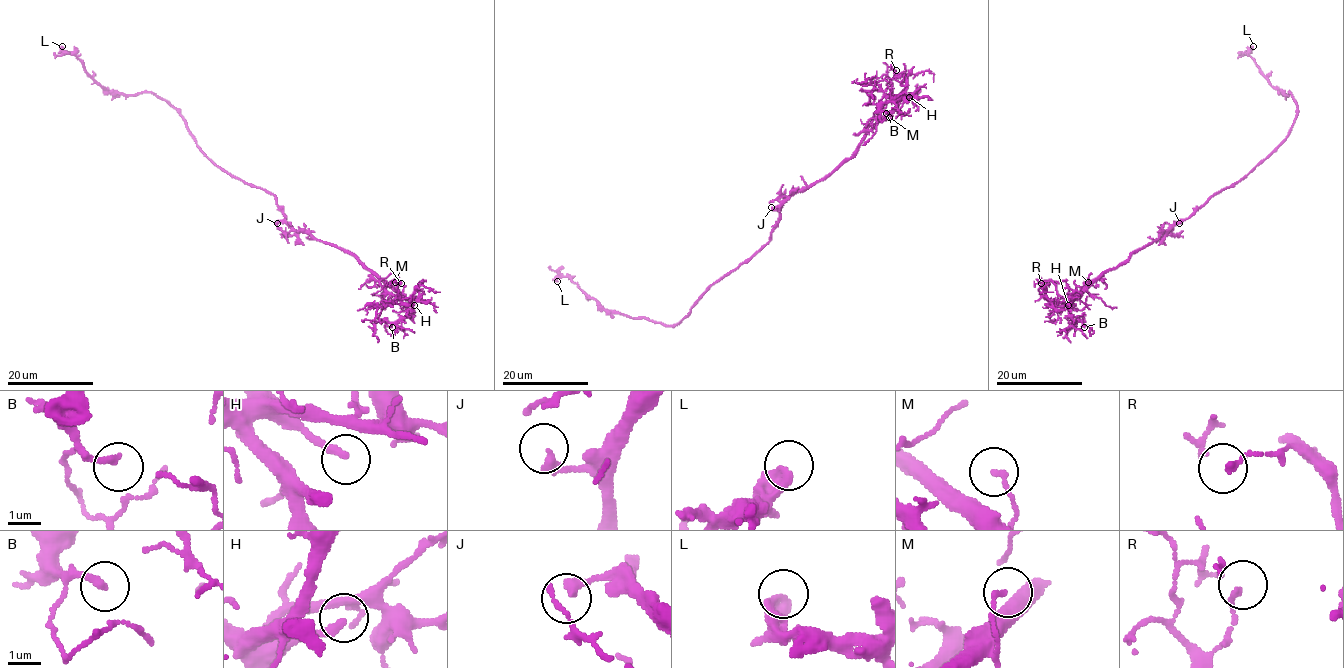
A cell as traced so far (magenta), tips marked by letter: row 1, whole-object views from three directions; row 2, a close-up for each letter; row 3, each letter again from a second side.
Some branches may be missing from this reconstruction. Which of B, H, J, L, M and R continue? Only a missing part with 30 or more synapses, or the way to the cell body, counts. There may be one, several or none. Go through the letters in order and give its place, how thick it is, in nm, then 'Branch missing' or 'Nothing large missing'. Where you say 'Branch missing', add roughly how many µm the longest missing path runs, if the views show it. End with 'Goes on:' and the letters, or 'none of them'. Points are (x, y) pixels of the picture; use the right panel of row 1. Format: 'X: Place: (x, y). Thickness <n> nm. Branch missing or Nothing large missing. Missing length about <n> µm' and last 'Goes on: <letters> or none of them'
B: Place: (1084, 327). Thickness 200 nm. Nothing large missing
H: Place: (1068, 305). Thickness 240 nm. Branch missing. Missing length about 60 µm
J: Place: (1179, 223). Thickness 220 nm. Nothing large missing
L: Place: (1253, 46). Thickness 380 nm. Nothing large missing
M: Place: (1088, 282). Thickness 150 nm. Nothing large missing
R: Place: (1041, 283). Thickness 150 nm. Nothing large missing
Goes on: H

